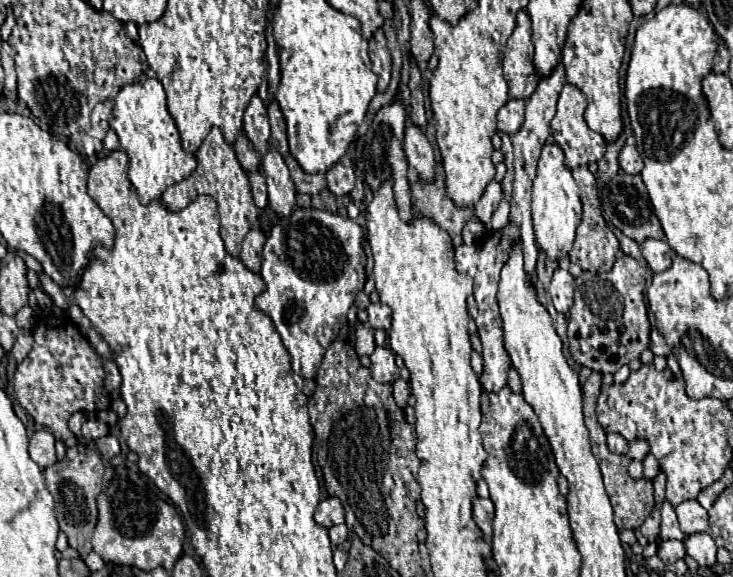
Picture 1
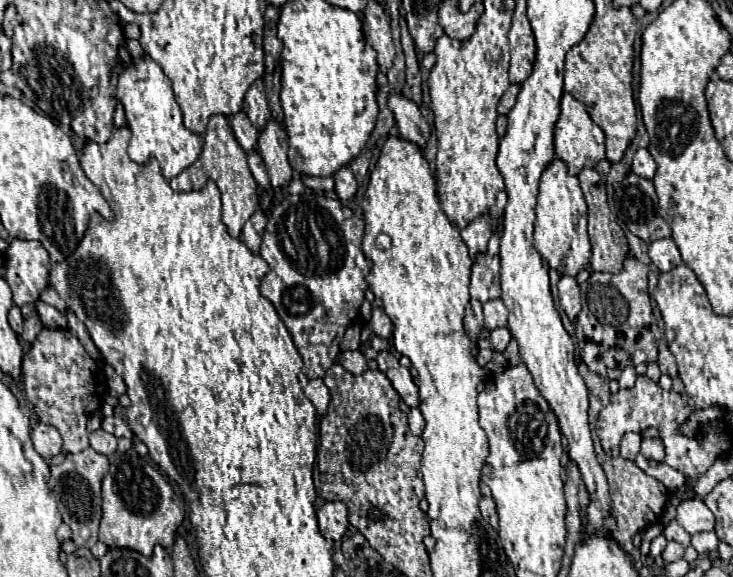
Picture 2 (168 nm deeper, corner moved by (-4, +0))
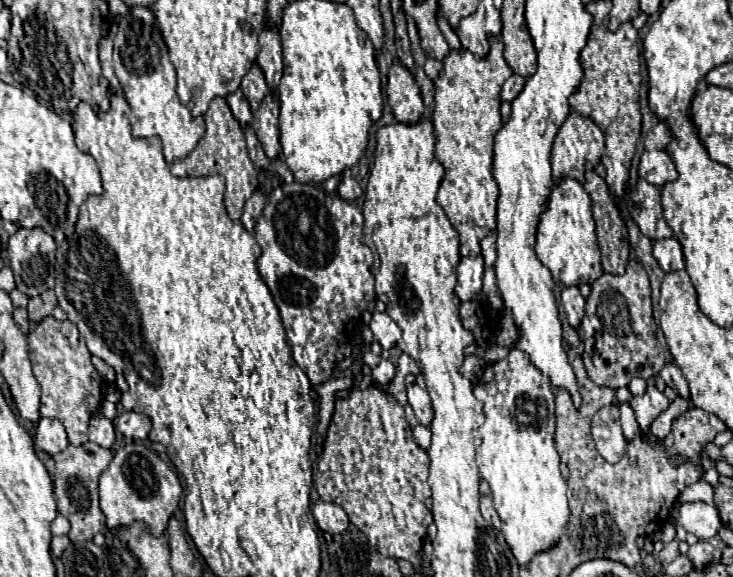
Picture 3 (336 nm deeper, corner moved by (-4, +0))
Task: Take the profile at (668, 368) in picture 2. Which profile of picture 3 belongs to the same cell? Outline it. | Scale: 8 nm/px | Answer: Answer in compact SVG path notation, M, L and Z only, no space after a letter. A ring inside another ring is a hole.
M666 363L664 369L660 371L660 377L666 381L668 387L672 387L674 391L678 391L680 397L690 399L690 389L688 389L688 381L684 379L684 375L680 373L680 367L676 363Z

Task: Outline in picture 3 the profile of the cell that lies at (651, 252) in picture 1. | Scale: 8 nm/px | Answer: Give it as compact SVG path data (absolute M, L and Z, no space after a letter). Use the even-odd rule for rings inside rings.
M674 237L654 241L654 257L656 257L656 261L660 263L660 267L662 267L664 273L684 269L682 247L680 247L678 239L674 239Z

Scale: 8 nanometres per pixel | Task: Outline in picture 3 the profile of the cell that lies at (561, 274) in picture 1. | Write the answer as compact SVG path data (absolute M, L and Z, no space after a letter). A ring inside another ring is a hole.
M566 287L566 289L562 291L562 307L564 307L564 311L566 311L568 323L570 323L574 329L580 325L580 321L582 321L582 317L584 317L584 305L586 305L586 301L584 301L584 297L580 295L578 287Z

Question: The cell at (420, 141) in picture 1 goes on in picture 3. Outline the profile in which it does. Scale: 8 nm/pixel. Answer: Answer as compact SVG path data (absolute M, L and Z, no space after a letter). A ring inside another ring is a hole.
M398 59L390 65L386 93L388 93L388 103L392 105L396 121L400 123L420 121L424 111L420 87L416 85L412 73Z

